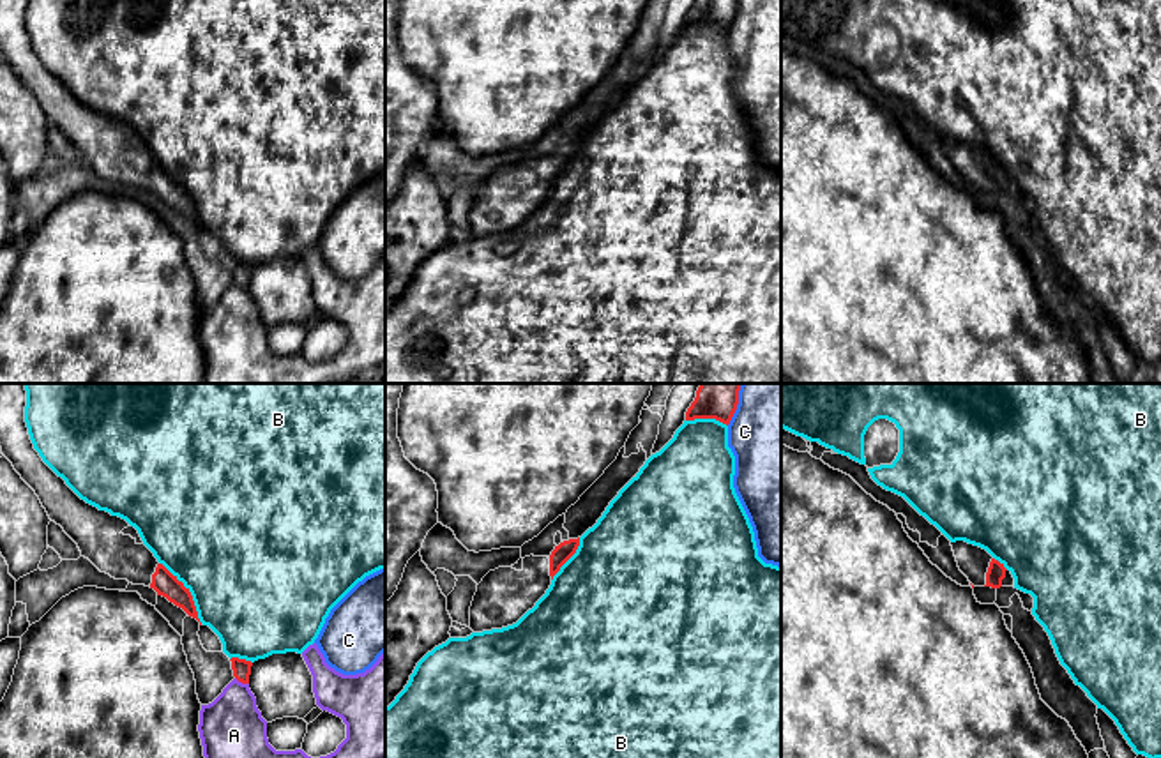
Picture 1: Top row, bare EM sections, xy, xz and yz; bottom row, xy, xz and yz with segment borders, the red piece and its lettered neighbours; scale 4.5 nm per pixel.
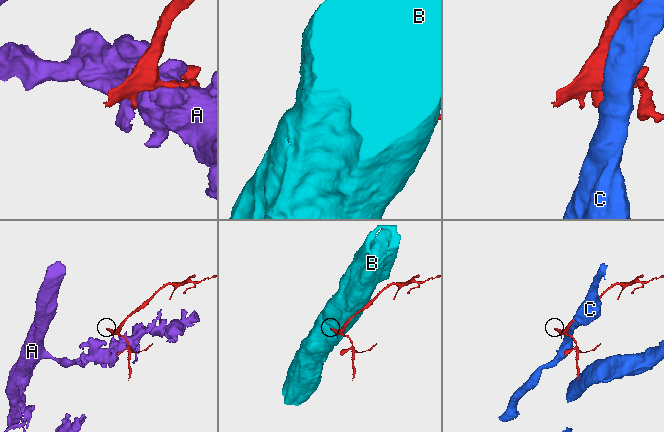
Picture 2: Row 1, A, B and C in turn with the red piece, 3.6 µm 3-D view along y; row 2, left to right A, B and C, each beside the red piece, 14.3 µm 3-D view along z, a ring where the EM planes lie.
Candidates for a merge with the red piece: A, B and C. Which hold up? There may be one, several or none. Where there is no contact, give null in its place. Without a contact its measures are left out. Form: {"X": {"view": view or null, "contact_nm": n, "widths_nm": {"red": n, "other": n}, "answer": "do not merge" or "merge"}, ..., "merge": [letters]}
{"A": {"view": "xy", "contact_nm": 70, "widths_nm": {"red": 80, "other": 280}, "answer": "do not merge"}, "B": {"view": "xy", "contact_nm": 340, "widths_nm": {"red": 110, "other": 500}, "answer": "do not merge"}, "C": {"view": "xz", "contact_nm": 200, "widths_nm": {"red": 190, "other": 460}, "answer": "do not merge"}, "merge": []}

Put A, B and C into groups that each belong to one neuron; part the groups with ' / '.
A / B / C

